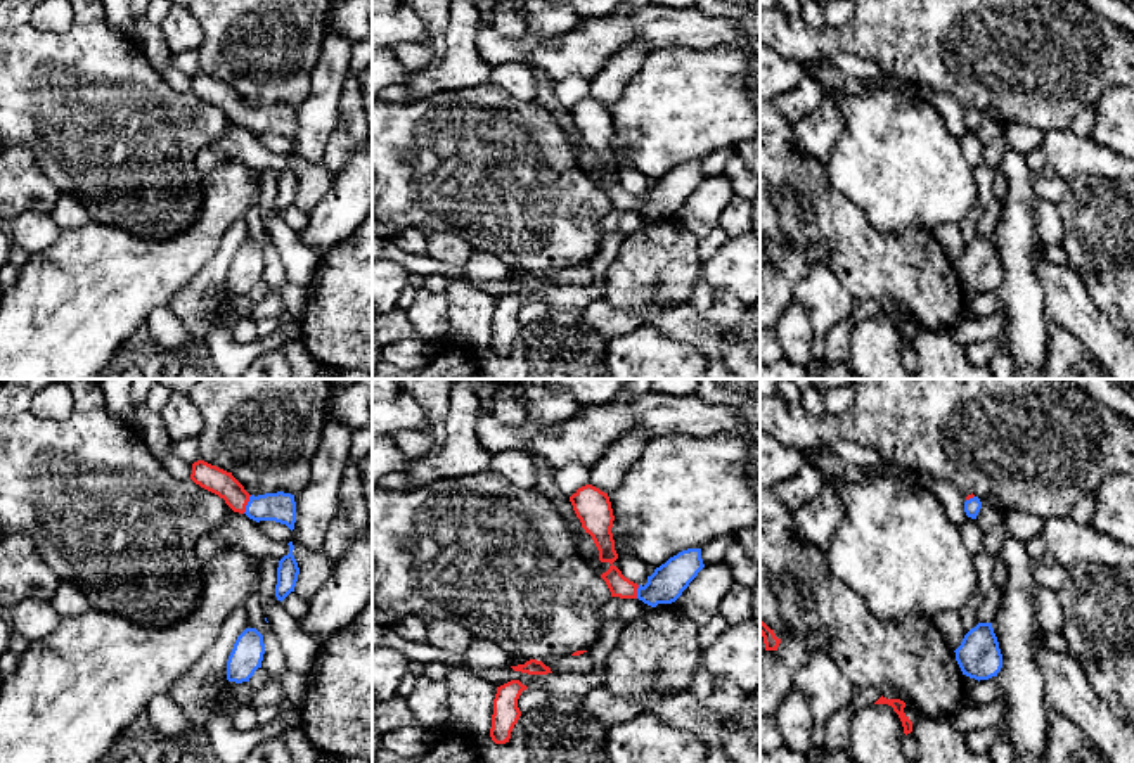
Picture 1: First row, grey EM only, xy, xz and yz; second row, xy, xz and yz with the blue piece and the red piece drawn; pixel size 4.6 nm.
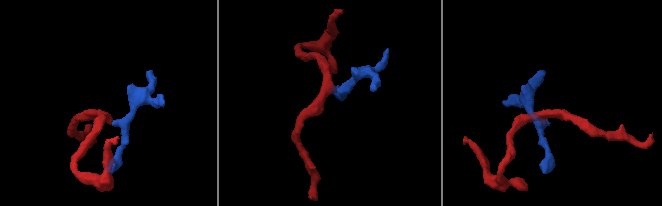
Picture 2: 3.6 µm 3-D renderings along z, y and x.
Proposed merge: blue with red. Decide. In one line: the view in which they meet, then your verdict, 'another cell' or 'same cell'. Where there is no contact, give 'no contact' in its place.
contact in xy; same cell

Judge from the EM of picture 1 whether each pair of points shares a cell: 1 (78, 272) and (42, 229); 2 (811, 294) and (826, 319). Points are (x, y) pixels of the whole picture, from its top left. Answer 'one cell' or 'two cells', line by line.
1: two cells
2: one cell

